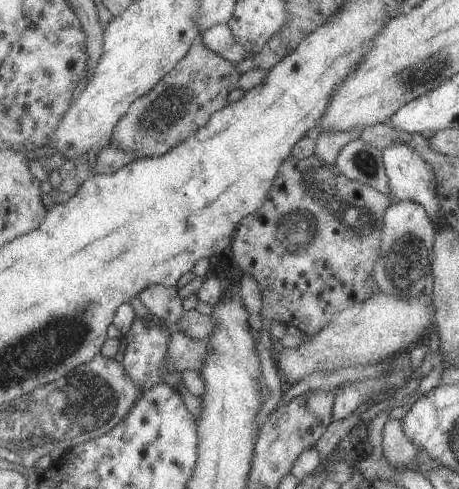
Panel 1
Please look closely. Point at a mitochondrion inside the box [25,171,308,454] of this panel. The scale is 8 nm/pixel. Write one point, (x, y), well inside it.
(87, 404)

